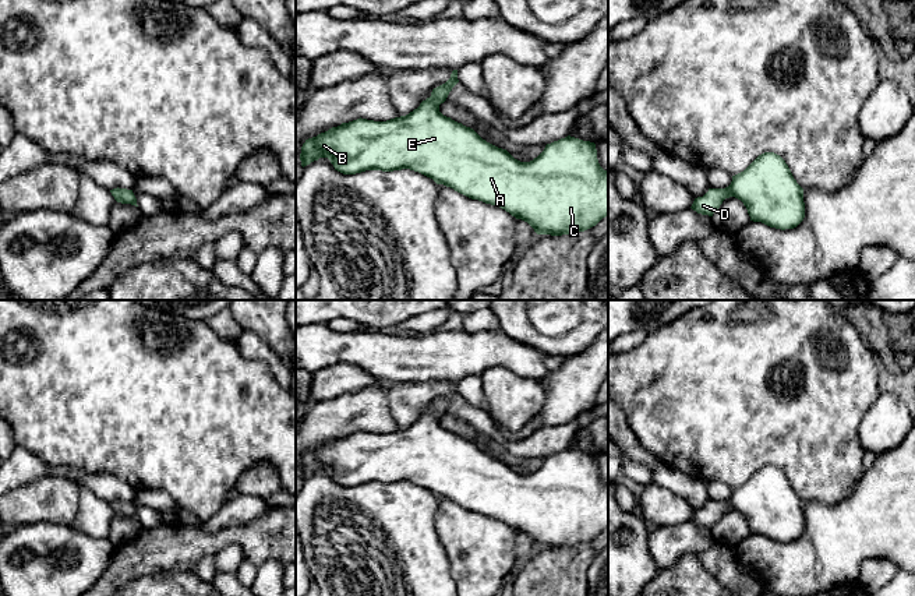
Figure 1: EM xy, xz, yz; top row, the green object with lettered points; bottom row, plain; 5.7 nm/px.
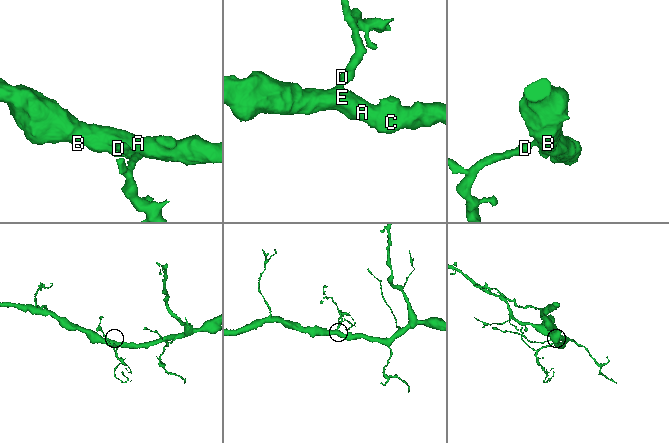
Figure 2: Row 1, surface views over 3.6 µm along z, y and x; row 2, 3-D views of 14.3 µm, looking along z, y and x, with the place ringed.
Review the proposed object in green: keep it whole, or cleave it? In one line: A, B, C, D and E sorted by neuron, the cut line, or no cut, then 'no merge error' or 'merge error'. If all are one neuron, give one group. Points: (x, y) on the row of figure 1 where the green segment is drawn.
A B C D E | no cut | no merge error

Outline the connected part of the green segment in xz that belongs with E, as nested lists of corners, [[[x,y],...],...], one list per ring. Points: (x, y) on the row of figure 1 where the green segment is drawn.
[[[453,70],[445,84],[434,88],[431,96],[406,116],[386,121],[360,117],[305,140],[301,166],[328,158],[343,174],[410,169],[471,200],[505,209],[527,222],[537,234],[575,234],[608,216],[608,170],[600,166],[594,142],[568,135],[547,144],[533,161],[520,162],[439,112],[439,105],[458,82],[458,70]]]

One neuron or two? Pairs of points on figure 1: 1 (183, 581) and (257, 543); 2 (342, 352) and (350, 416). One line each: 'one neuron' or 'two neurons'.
1: two neurons
2: two neurons

